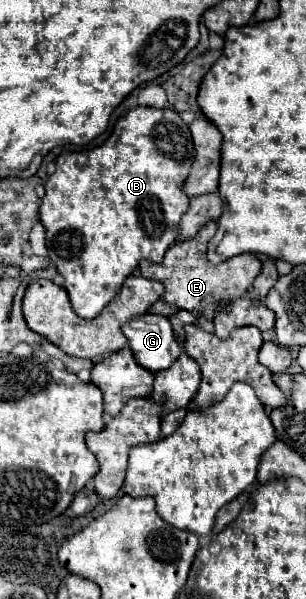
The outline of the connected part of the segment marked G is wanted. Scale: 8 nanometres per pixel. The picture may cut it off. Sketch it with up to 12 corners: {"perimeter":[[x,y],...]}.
{"perimeter":[[165,316],[121,326],[137,362],[151,372],[183,352]]}

